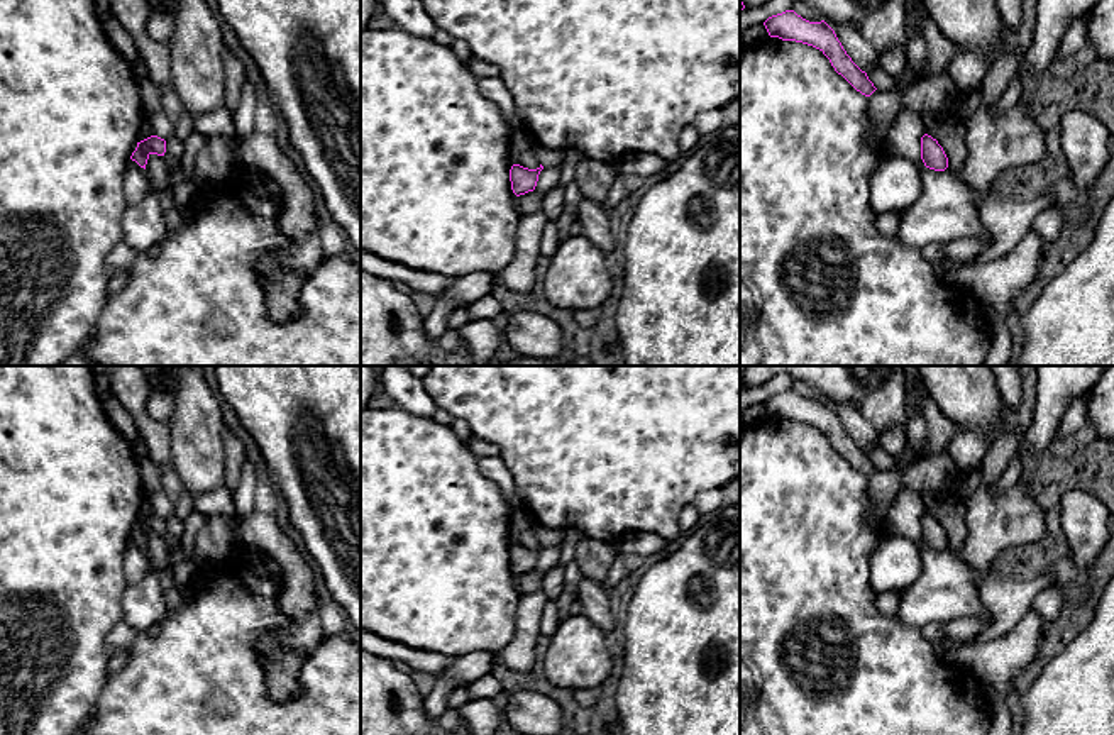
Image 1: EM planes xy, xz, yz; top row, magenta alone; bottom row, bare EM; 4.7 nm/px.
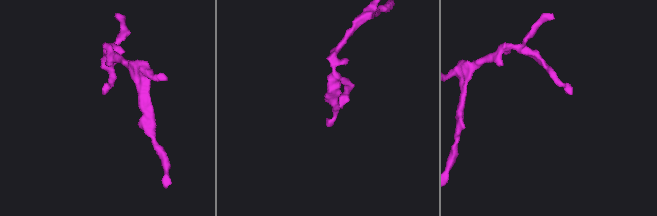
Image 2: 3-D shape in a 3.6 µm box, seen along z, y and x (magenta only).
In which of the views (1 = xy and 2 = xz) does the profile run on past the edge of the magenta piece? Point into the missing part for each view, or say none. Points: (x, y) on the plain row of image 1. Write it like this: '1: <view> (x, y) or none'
1: none
2: none

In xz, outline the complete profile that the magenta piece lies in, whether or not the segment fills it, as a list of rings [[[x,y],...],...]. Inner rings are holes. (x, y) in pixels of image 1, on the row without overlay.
[[[513,544],[510,549],[510,561],[513,572],[520,576],[528,571],[533,571],[542,549],[543,549],[542,544],[537,549],[528,549],[520,544]]]

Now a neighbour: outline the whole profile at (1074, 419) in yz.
[[[1084,395],[1072,401],[1072,405],[1065,410],[1060,418],[1060,427],[1056,430],[1056,437],[1068,437],[1080,430],[1084,425],[1089,423],[1087,412],[1090,406],[1090,395]]]

